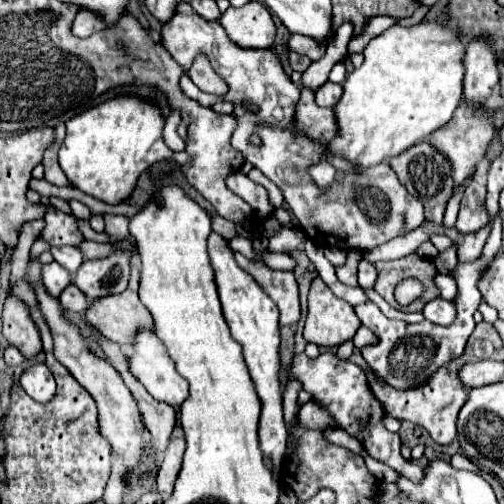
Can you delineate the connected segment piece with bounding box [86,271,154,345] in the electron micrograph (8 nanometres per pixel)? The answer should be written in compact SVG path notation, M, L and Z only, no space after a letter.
M132 273L124 293L102 297L102 301L94 301L86 311L90 325L120 345L130 345L142 329L154 327L152 315L138 299L138 279L140 273Z

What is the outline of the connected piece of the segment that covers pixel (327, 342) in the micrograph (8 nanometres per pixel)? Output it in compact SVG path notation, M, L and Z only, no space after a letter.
M316 277L308 295L304 339L320 347L338 347L350 341L360 325L352 305L334 297L328 285Z

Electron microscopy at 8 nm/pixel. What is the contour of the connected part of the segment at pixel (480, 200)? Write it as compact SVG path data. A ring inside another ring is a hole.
M483 159L478 164L474 179L464 189L462 203L460 203L460 213L458 213L458 221L456 221L456 229L460 233L464 233L464 235L476 233L478 229L482 229L482 227L486 227L490 223L485 203L489 167L489 161Z

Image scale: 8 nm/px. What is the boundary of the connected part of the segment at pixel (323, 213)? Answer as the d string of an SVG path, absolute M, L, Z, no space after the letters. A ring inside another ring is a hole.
M180 3L176 9L176 15L162 25L162 45L168 49L168 53L174 57L176 63L180 63L186 71L190 69L194 57L198 53L206 53L210 59L212 69L216 75L220 75L230 91L224 97L202 93L188 75L182 75L180 89L186 97L198 101L202 107L212 107L220 101L230 101L234 105L234 117L236 117L236 129L232 133L232 147L244 155L246 161L250 161L258 171L262 171L272 183L276 183L284 199L288 203L288 209L292 211L298 227L320 247L334 245L338 249L360 249L368 251L370 247L382 245L396 235L404 235L410 229L416 229L424 223L424 209L418 199L414 199L404 185L400 185L396 173L388 165L388 161L382 161L370 169L354 169L346 159L330 155L330 165L336 169L336 179L330 187L320 189L312 177L310 167L320 161L320 157L326 153L326 145L320 141L314 141L306 135L296 133L296 105L300 99L300 87L296 87L286 71L280 65L280 59L270 49L242 49L236 43L232 43L222 29L220 21L206 21L188 3ZM242 101L256 101L260 107L260 113L252 115L242 109ZM256 133L262 139L262 147L252 147L248 143L248 137Z

